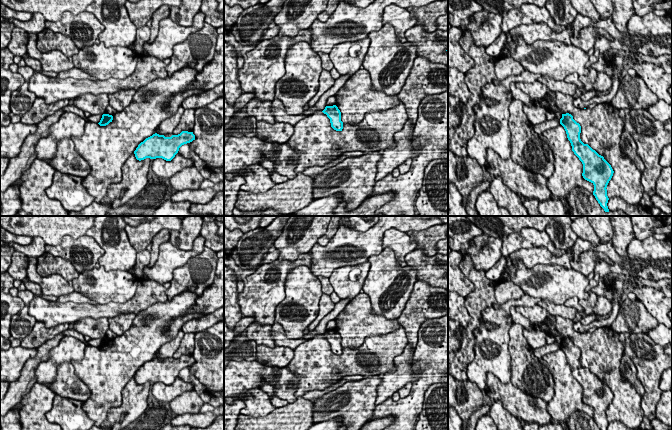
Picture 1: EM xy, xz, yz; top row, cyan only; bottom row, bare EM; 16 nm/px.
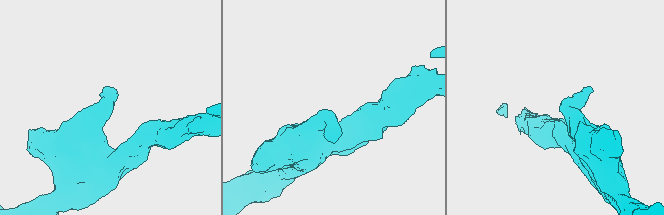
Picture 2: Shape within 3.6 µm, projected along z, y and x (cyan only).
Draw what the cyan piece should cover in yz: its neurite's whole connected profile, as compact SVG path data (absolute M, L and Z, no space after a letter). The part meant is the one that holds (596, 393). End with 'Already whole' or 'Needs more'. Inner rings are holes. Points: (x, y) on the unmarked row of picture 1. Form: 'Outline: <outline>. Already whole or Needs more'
Outline: M562 338L560 348L566 355L572 375L583 388L583 402L594 409L593 419L600 430L607 430L609 422L606 412L614 397L611 389L588 368L581 365L581 350L571 338Z. Already whole

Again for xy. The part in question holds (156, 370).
Outline: M182 355L180 358L172 359L171 361L155 357L140 367L134 378L139 385L146 382L162 382L166 385L171 385L182 369L193 364L195 364L195 359L193 356L188 355Z. Already whole

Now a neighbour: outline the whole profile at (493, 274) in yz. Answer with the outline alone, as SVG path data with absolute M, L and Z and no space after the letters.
M501 255L500 260L491 268L489 269L485 275L490 281L497 282L502 274L507 263L506 257Z

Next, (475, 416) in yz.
M483 404L480 408L478 408L475 412L471 414L467 423L467 430L475 430L477 421L486 413L490 411L490 406L487 404Z

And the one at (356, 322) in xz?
M365 293L358 294L350 301L334 321L344 348L361 347L366 337L383 335L401 326L398 318L386 319L373 314L370 298Z

